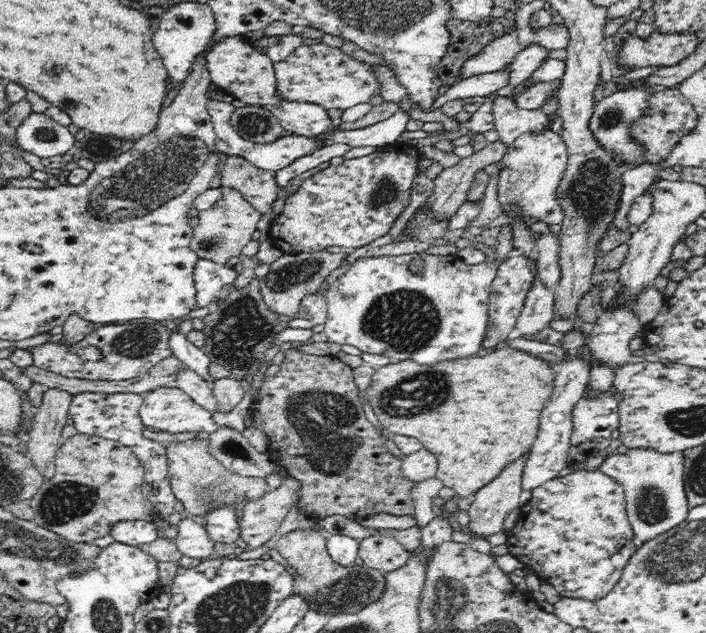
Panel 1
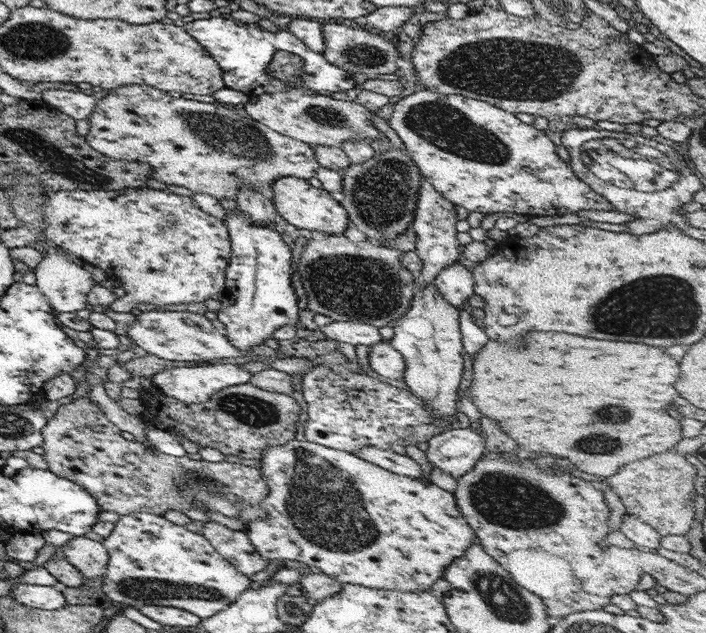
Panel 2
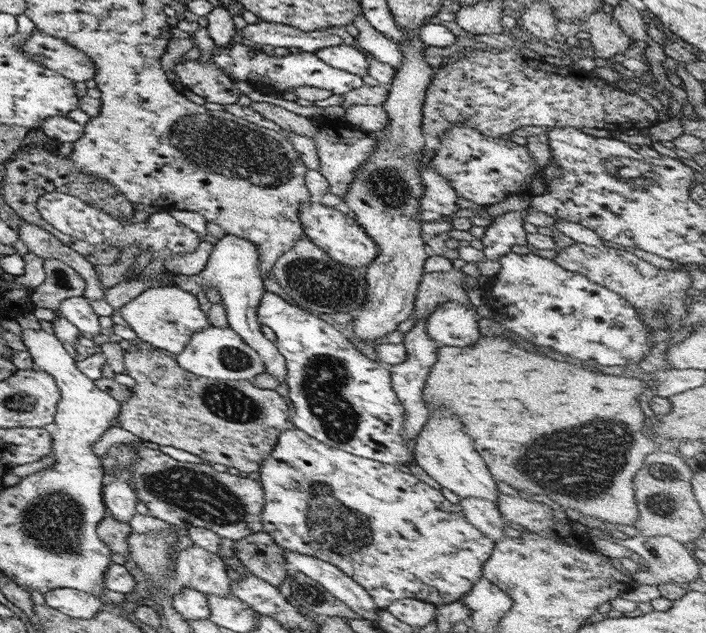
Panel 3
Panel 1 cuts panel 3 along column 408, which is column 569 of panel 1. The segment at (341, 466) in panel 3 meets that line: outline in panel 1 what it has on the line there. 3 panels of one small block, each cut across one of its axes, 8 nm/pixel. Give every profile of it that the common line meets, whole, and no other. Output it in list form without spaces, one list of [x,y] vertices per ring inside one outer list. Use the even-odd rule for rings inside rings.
[[[600,470],[572,471],[570,474],[563,477],[558,476],[548,482],[544,482],[538,488],[534,488],[531,492],[530,500],[520,507],[516,526],[510,529],[505,545],[512,556],[515,556],[524,566],[535,573],[541,579],[541,582],[552,584],[563,598],[597,601],[613,589],[613,586],[620,580],[624,568],[628,565],[630,557],[636,552],[638,547],[633,543],[633,538],[634,531],[627,517],[625,492],[622,485]]]

